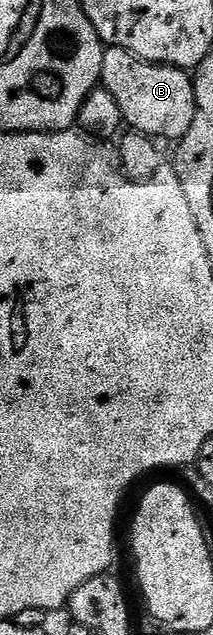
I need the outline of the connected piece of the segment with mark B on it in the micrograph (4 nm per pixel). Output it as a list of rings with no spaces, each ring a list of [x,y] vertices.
[[[107,47],[101,61],[101,87],[113,95],[122,122],[132,132],[148,135],[155,141],[178,141],[189,133],[189,125],[193,125],[195,85],[192,76],[182,67],[147,63],[125,49]]]

